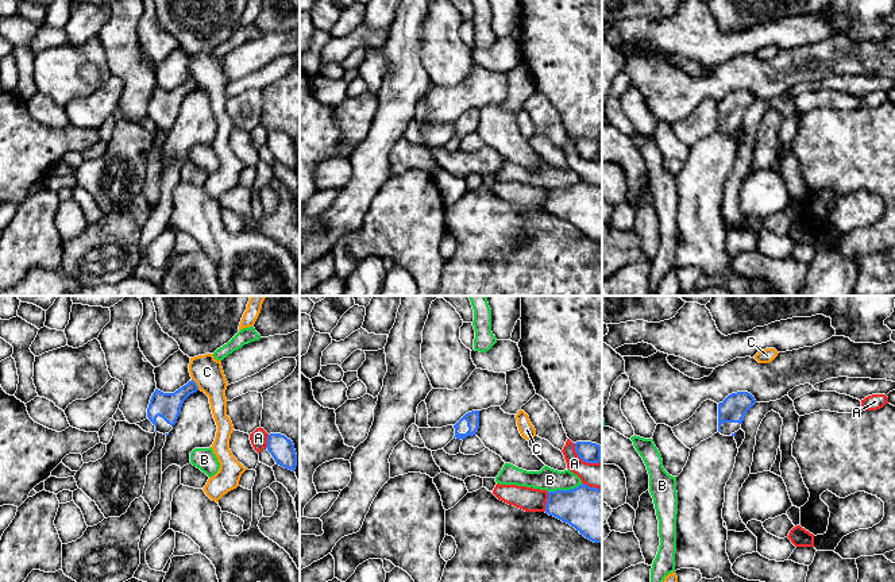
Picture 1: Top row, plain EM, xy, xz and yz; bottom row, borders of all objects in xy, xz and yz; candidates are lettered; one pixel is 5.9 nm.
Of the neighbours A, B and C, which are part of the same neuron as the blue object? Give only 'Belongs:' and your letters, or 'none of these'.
Belongs: none of these

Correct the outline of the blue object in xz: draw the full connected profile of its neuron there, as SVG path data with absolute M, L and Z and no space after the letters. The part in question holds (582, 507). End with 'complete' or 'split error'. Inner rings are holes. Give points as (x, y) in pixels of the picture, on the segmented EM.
M585 483L571 490L548 492L545 513L574 527L594 543L602 543L602 489Z; complete

